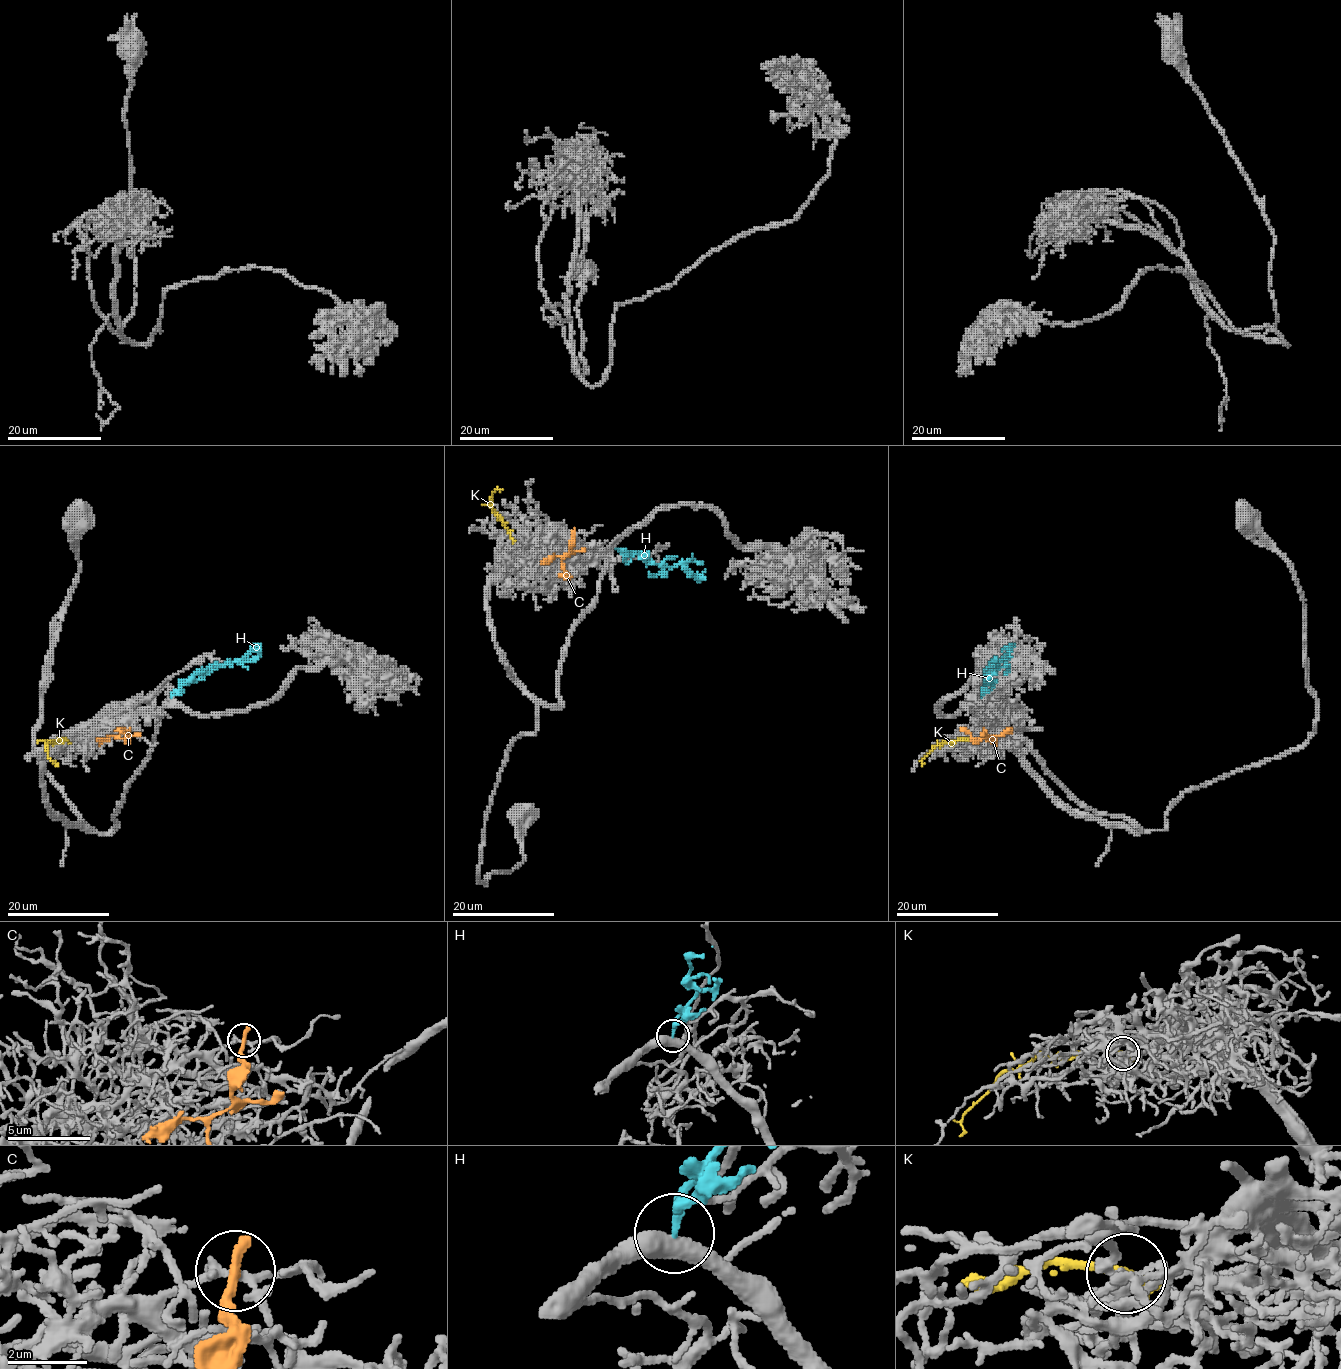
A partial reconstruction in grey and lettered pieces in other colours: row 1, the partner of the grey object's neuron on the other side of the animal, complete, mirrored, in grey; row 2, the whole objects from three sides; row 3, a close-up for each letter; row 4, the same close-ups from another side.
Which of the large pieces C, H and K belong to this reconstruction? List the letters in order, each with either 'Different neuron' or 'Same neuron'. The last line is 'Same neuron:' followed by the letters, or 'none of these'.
C: Different neuron
H: Different neuron
K: Different neuron
Same neuron: none of these

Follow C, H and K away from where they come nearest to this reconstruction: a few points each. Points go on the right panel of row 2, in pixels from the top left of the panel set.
C: (965, 730), (978, 740), (1001, 736), (1012, 730)
H: (980, 698), (988, 678), (995, 671), (999, 660), (995, 660), (1008, 652), (1004, 649), (1001, 652)
K: (971, 740), (939, 744), (921, 765)

